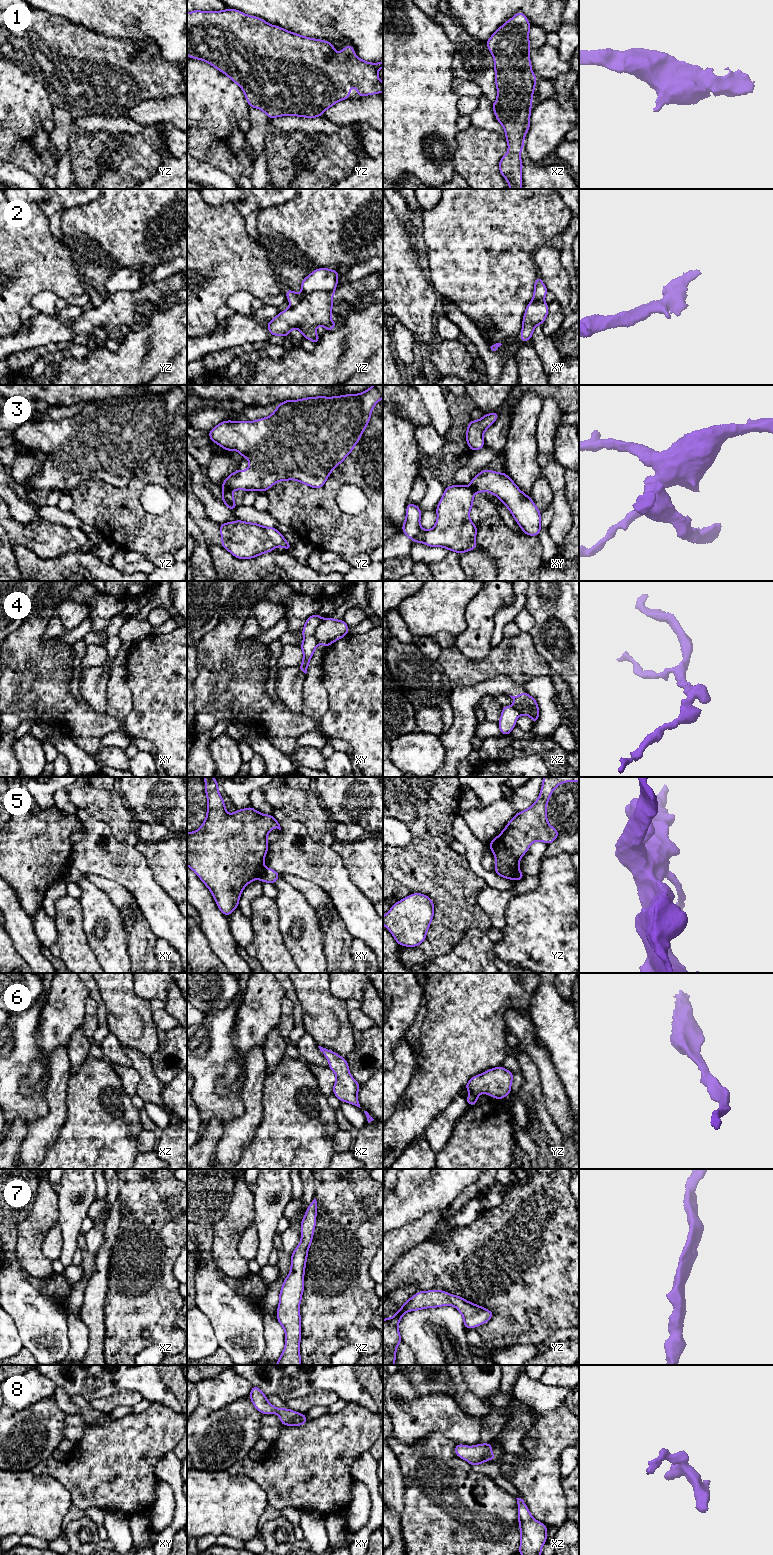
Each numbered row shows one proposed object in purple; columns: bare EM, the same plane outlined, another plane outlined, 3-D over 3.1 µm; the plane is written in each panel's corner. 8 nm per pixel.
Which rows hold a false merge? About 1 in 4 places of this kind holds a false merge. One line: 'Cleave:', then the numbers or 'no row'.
Cleave: 2, 3, 4, 5

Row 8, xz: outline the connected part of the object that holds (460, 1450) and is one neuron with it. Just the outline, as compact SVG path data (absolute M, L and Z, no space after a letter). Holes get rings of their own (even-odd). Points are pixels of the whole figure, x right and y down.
M455 1443L455 1454L459 1458L466 1460L473 1467L485 1463L487 1460L494 1461L497 1457L492 1454L491 1443L477 1444L475 1446L466 1446Z

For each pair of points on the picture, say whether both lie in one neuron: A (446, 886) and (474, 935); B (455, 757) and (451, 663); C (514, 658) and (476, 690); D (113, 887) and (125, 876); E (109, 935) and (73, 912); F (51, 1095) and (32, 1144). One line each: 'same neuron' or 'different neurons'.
A: different neurons
B: different neurons
C: different neurons
D: different neurons
E: different neurons
F: same neuron

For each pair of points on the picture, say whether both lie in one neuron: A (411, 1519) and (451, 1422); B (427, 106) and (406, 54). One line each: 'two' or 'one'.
A: two
B: one

